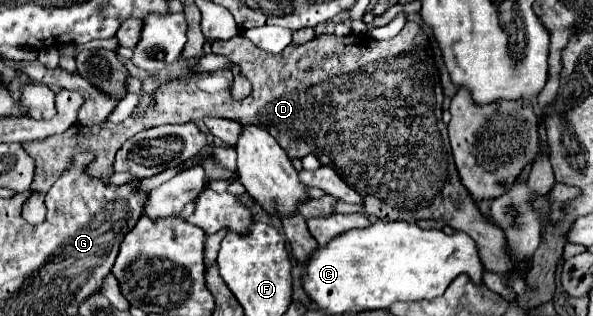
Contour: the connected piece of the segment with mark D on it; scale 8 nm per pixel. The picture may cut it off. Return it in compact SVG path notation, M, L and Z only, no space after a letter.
M407 23L403 31L389 41L377 41L369 35L319 35L299 47L289 45L279 55L257 49L243 35L229 41L215 41L211 49L215 55L223 55L233 65L239 65L241 73L253 83L253 93L247 99L231 99L225 85L233 79L229 69L203 75L181 75L153 93L153 107L145 113L127 117L123 123L103 121L91 127L73 125L61 135L21 143L35 161L33 193L23 205L23 217L29 223L41 223L45 219L47 207L43 197L63 173L75 151L93 149L97 159L91 163L91 175L109 185L115 153L135 133L167 123L225 117L243 127L263 127L291 159L313 153L321 165L337 169L339 177L361 195L363 207L371 217L411 223L419 219L439 219L455 231L467 233L477 243L479 257L487 271L509 279L513 269L517 269L509 255L505 233L477 209L471 193L459 179L447 127L441 119L443 89L439 71L433 61L429 35L425 35L417 23Z

